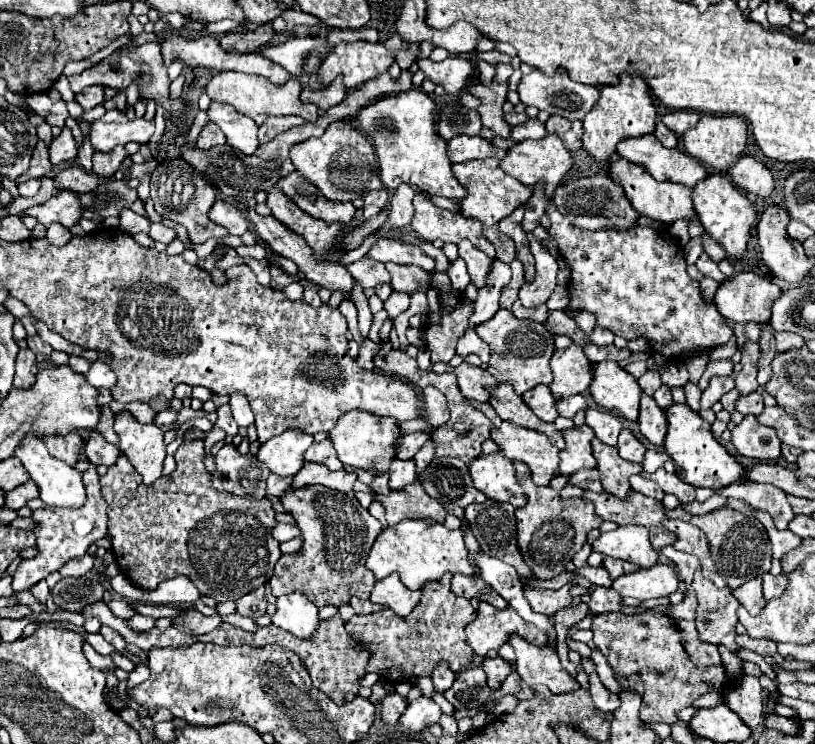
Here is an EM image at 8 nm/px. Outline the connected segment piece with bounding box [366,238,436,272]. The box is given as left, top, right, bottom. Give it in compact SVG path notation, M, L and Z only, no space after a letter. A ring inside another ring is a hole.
M378 238L372 248L368 250L366 254L368 258L372 260L378 260L378 262L394 262L394 264L414 264L426 272L434 272L436 270L436 262L434 258L426 256L422 252L420 246L414 246L414 244L406 244L406 242L400 242L396 238Z

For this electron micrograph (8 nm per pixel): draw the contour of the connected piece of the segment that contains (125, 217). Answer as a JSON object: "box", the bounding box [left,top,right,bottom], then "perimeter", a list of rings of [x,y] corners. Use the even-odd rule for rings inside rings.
{"box":[120,208,150,234],"perimeter":[[[122,208],[120,212],[120,226],[126,234],[138,234],[138,232],[146,232],[150,230],[150,220],[144,218],[144,216],[138,216],[134,214],[130,208]]]}

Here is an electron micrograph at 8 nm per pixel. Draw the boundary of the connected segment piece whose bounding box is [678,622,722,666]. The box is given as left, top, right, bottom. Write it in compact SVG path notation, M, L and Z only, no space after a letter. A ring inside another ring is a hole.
M680 622L678 624L680 632L682 632L682 644L690 656L690 660L696 666L720 666L720 654L718 648L714 644L706 644L698 638L696 626L694 622Z

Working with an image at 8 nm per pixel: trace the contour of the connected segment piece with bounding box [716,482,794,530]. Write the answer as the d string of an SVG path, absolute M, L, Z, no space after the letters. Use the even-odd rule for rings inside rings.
M736 482L736 484L730 484L716 492L722 496L728 496L728 498L738 498L738 500L750 504L752 508L766 510L772 516L776 528L780 528L780 530L786 530L790 520L794 518L792 508L786 500L786 494L776 486L754 484L754 482L748 482L748 484Z

